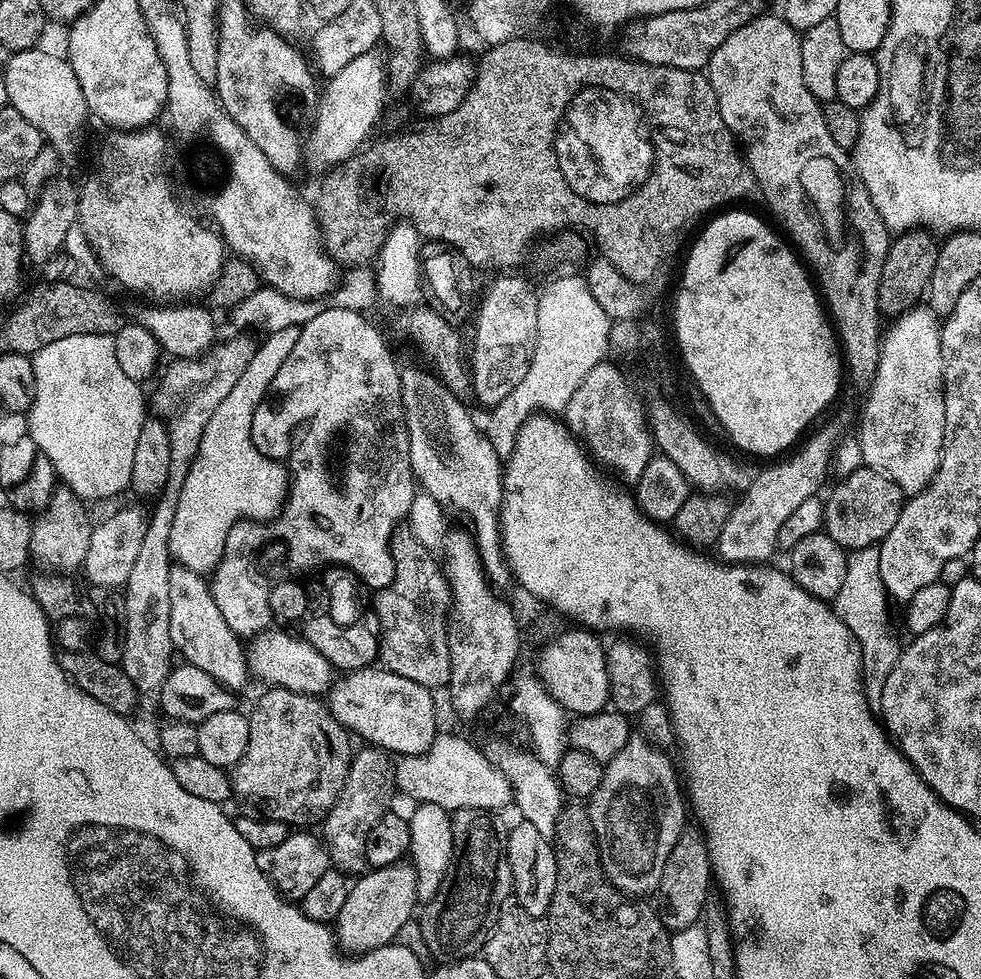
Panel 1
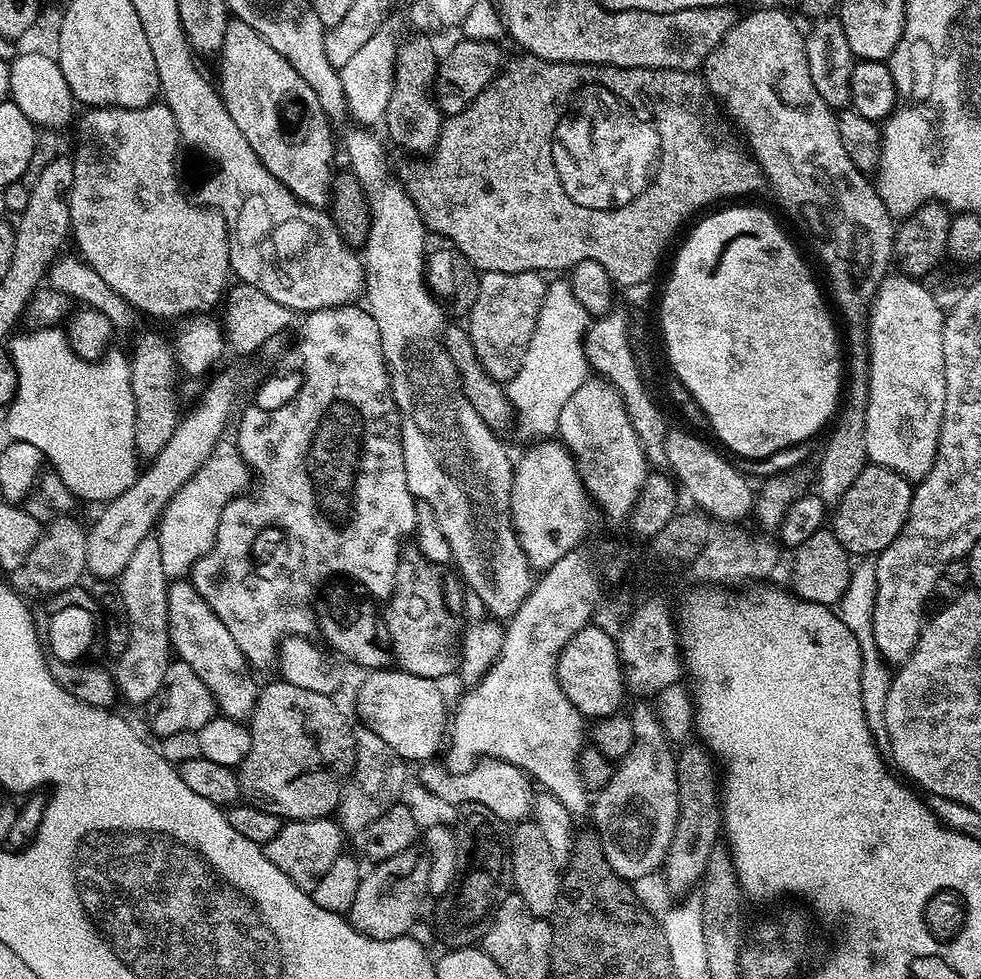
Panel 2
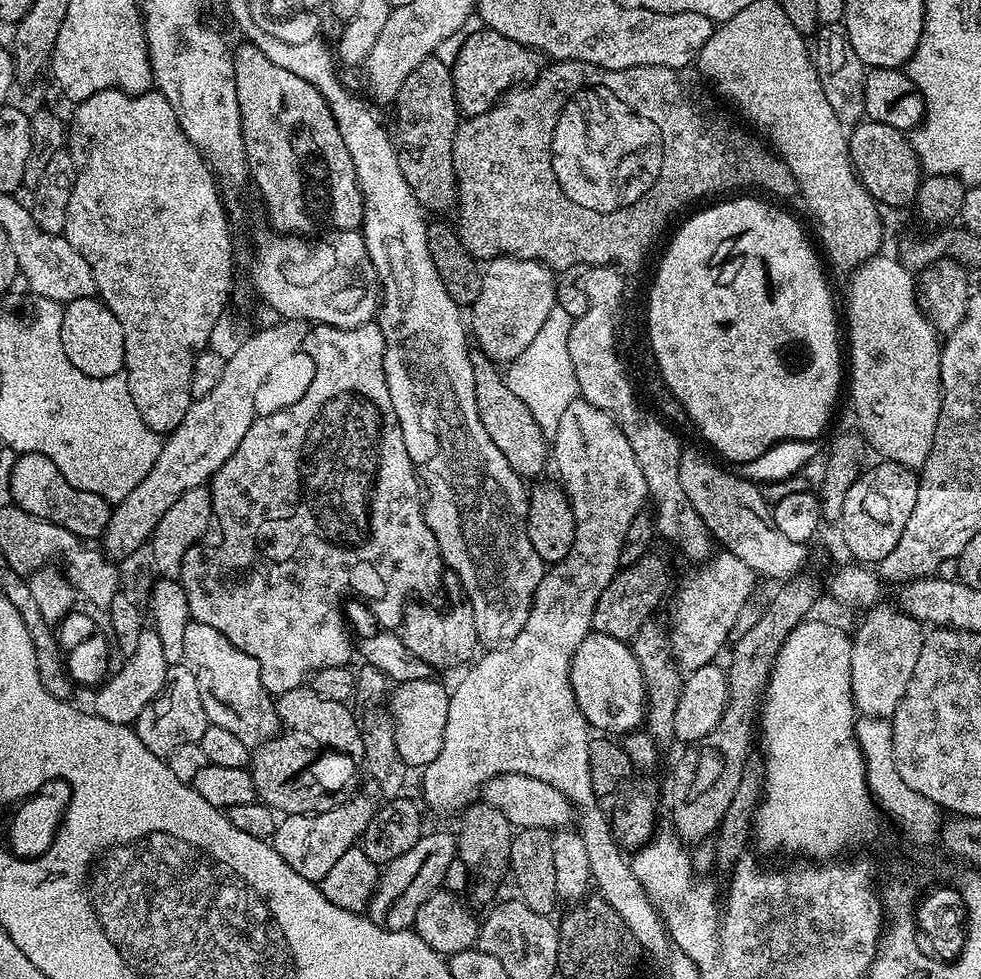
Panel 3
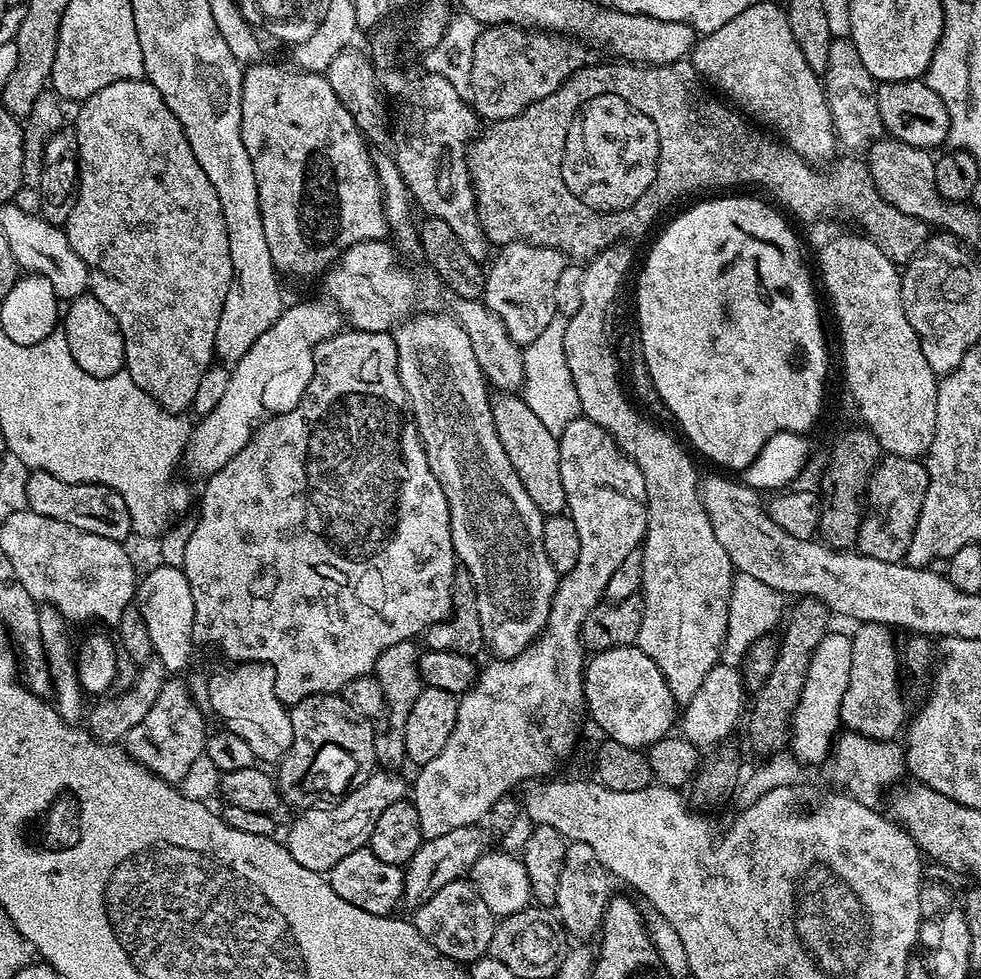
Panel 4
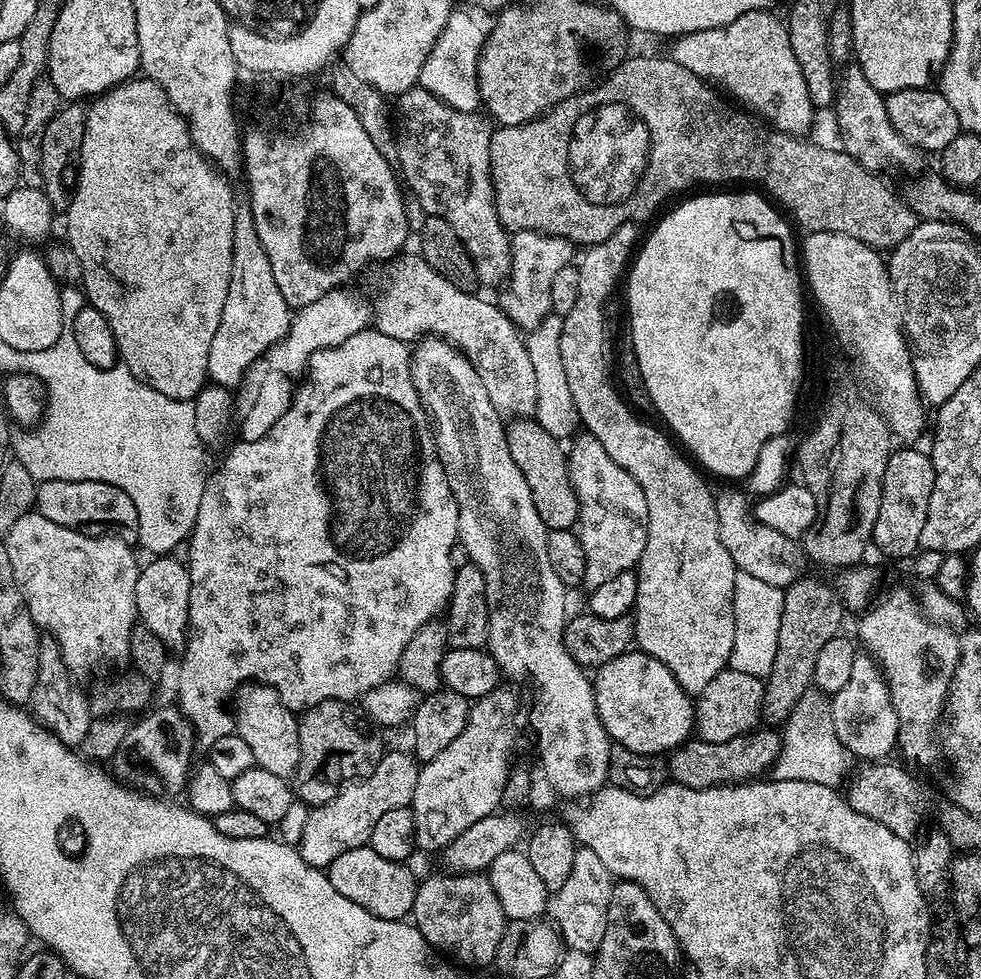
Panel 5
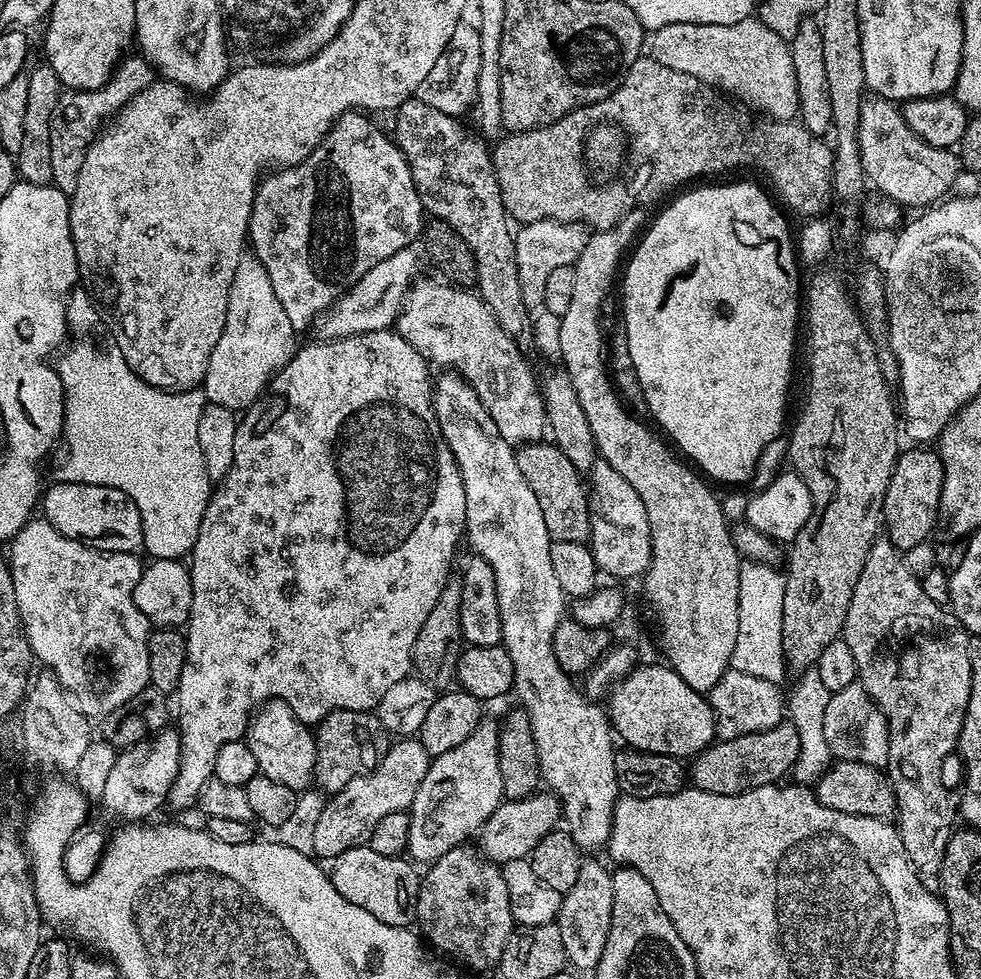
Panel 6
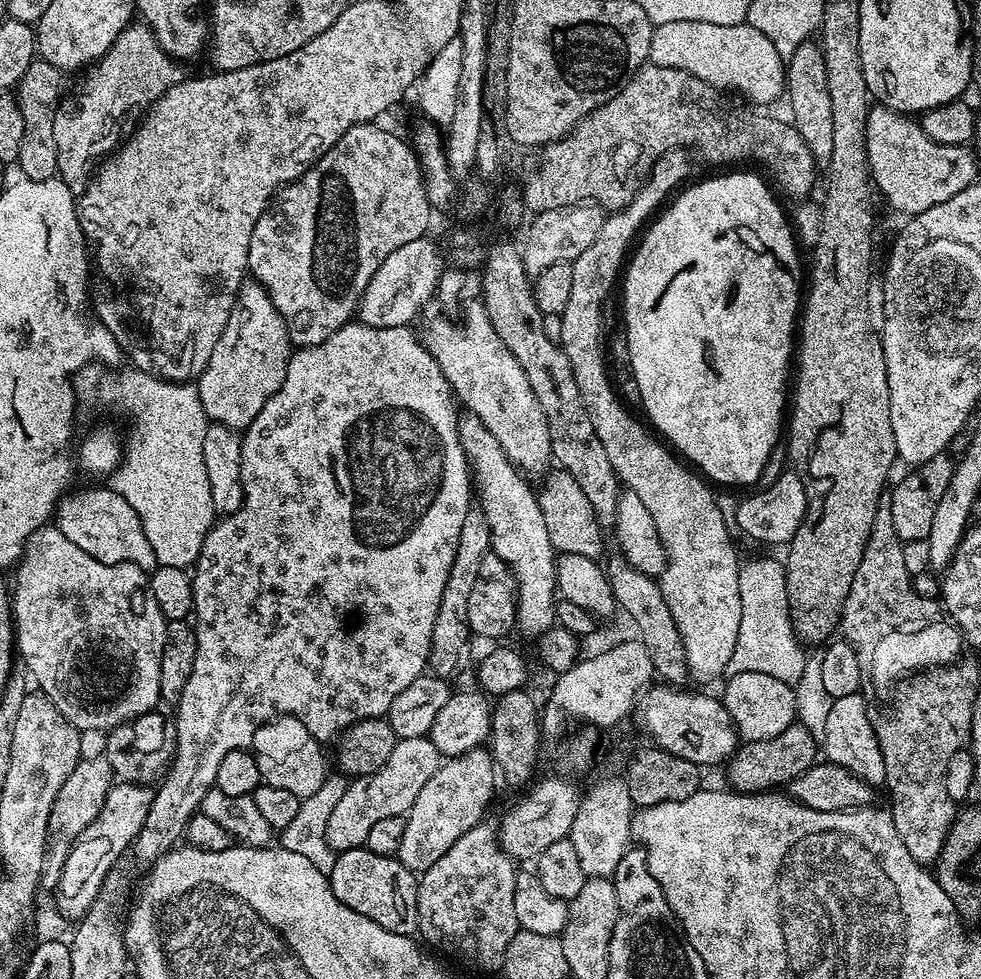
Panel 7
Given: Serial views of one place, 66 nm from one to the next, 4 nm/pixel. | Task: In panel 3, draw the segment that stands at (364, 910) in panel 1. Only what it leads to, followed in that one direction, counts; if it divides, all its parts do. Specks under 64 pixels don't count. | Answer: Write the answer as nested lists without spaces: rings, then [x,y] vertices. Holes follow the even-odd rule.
[[[450,831],[422,834],[402,858],[394,858],[389,864],[383,865],[366,909],[368,919],[378,926],[389,930],[408,930],[416,923],[418,910],[441,885],[450,866],[457,863],[456,838]]]

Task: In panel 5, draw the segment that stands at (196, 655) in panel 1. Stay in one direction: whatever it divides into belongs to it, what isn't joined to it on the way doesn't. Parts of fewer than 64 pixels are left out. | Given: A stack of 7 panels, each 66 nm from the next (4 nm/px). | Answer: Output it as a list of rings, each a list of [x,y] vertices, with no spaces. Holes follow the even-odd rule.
[[[249,682],[235,693],[234,704],[234,732],[250,746],[256,759],[256,767],[270,770],[270,774],[288,778],[293,775],[300,757],[300,743],[298,742],[298,716],[291,708],[282,702],[276,688],[269,684]]]

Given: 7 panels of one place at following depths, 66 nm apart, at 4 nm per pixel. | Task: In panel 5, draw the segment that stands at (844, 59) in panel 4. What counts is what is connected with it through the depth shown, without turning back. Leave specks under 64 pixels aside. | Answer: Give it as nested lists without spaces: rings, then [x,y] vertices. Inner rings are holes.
[[[859,66],[851,67],[845,70],[844,81],[842,79],[839,81],[834,103],[842,151],[857,160],[867,172],[884,174],[887,168],[901,168],[904,172],[919,173],[922,159],[920,149],[902,138],[894,122],[890,120],[885,97],[878,90],[874,90],[870,82],[866,82],[866,74],[862,74]]]

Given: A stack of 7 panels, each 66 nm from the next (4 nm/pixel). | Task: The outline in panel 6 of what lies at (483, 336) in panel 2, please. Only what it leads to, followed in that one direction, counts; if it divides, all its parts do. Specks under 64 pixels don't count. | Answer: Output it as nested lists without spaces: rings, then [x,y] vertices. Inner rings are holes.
[[[539,220],[515,229],[518,282],[522,285],[524,305],[530,310],[544,307],[543,295],[550,274],[560,266],[575,265],[586,246],[590,232],[583,224],[567,224],[561,220]]]

